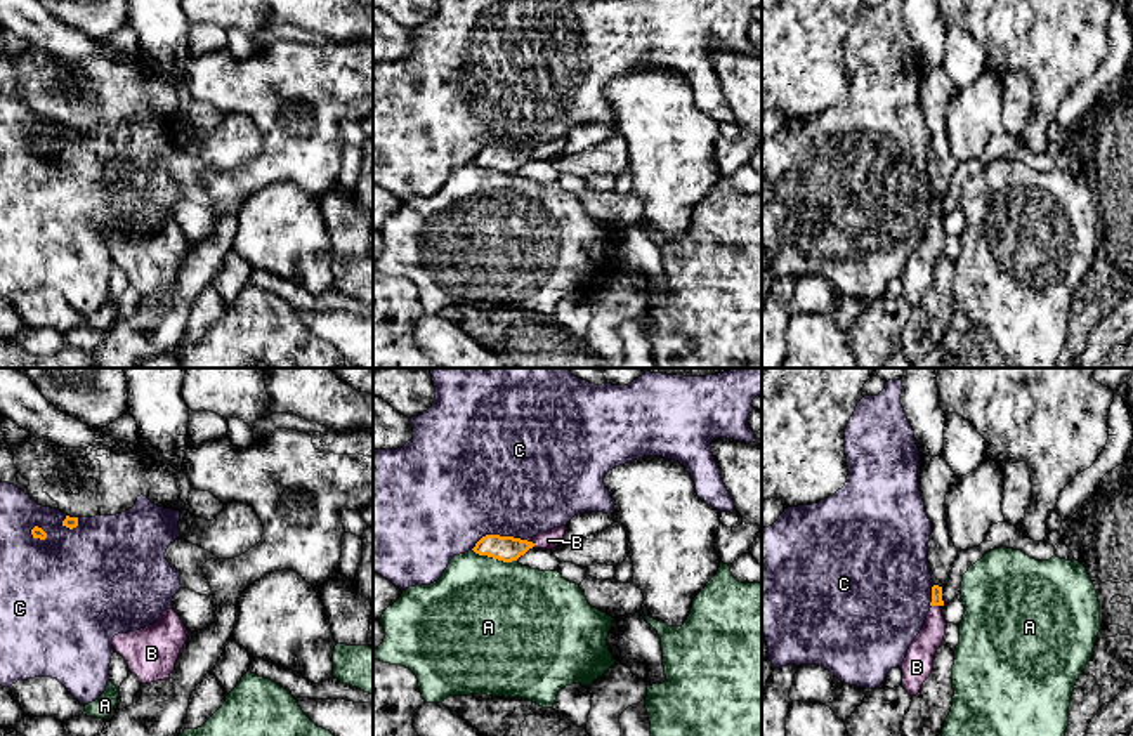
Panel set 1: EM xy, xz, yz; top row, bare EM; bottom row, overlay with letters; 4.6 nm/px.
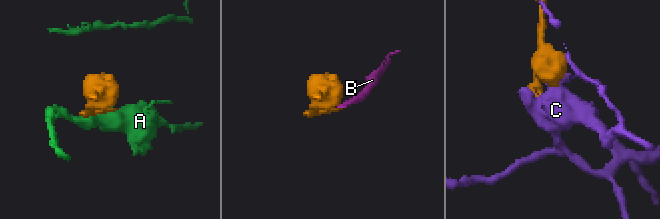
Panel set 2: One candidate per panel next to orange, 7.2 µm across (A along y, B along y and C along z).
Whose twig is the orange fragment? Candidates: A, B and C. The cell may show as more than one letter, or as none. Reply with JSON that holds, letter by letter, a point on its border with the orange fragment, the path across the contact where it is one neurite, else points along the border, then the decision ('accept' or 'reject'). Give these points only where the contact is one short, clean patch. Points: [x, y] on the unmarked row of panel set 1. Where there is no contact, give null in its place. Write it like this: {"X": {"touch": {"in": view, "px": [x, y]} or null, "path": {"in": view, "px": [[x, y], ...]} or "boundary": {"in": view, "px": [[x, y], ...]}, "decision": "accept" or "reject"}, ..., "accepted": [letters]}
{"A": {"touch": {"in": "xz", "px": [495, 169]}, "decision": "reject"}, "B": {"touch": {"in": "xz", "px": [531, 153]}, "path": {"in": "xz", "px": [[507, 160], [531, 153], [549, 151]]}, "decision": "accept"}, "C": {"touch": {"in": "xz", "px": [498, 146]}, "decision": "reject"}, "accepted": ["B"]}

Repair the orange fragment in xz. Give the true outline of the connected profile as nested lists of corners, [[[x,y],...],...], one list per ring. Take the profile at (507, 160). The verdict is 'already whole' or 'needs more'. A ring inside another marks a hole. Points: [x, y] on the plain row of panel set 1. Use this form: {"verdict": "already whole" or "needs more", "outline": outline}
{"verdict": "needs more", "outline": [[[566,137],[553,139],[527,151],[500,146],[482,148],[472,160],[479,167],[488,167],[503,174],[517,172],[529,160],[553,161],[564,151]]]}

